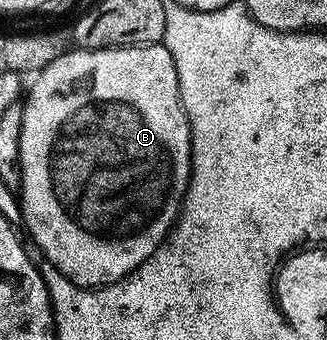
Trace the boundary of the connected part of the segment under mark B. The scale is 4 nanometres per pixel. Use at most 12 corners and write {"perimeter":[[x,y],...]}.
{"perimeter":[[160,43],[65,50],[18,192],[79,287],[168,237],[192,127]]}

